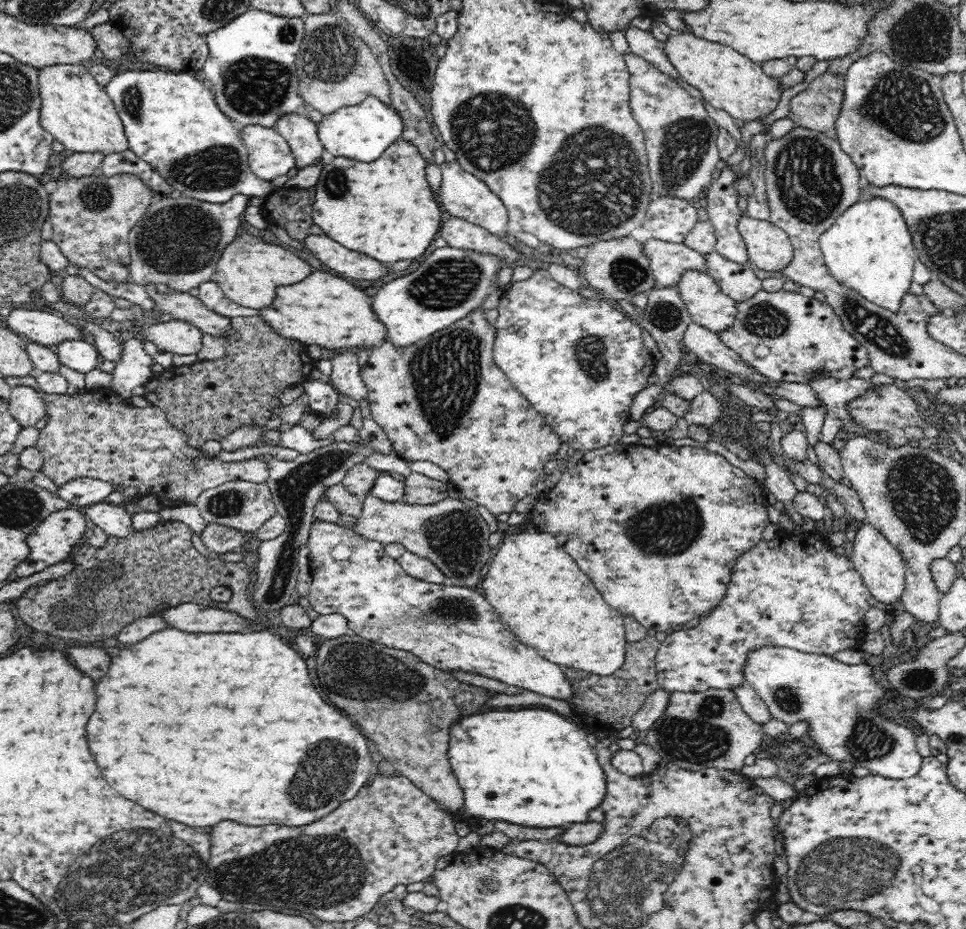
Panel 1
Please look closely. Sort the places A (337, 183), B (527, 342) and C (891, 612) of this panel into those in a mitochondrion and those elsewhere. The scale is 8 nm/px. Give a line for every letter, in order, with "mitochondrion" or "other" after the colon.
A: mitochondrion
B: other
C: other

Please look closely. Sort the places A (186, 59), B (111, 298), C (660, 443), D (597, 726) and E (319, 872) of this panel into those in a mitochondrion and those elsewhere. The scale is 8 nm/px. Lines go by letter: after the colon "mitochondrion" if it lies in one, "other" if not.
A: other
B: other
C: other
D: other
E: mitochondrion

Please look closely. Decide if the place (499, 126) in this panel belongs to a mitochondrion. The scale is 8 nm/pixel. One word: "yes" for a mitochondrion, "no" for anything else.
yes

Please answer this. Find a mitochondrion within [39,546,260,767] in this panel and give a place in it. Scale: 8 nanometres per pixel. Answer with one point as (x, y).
(57, 614)

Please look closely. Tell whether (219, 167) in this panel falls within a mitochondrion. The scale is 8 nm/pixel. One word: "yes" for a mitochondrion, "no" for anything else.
yes

